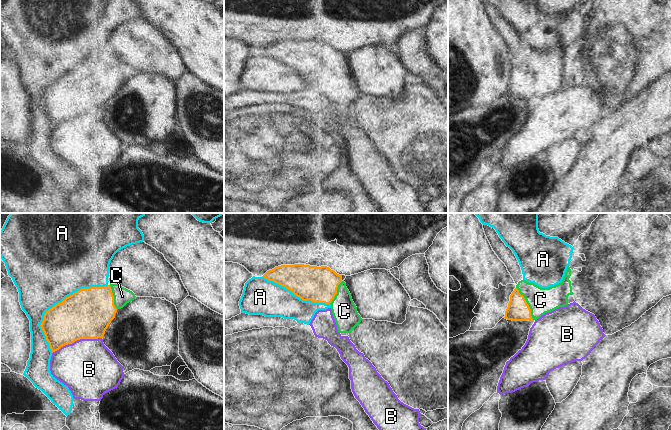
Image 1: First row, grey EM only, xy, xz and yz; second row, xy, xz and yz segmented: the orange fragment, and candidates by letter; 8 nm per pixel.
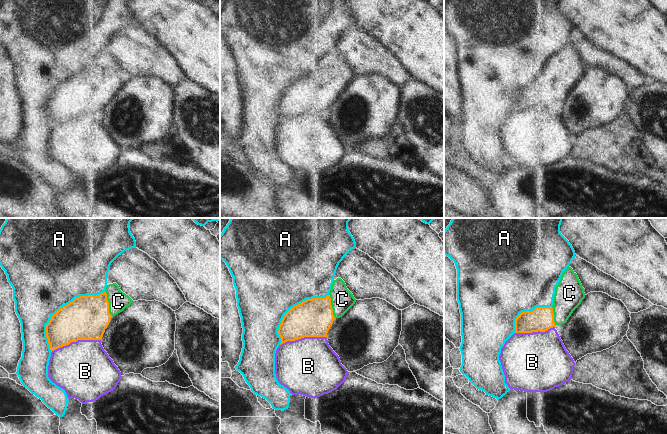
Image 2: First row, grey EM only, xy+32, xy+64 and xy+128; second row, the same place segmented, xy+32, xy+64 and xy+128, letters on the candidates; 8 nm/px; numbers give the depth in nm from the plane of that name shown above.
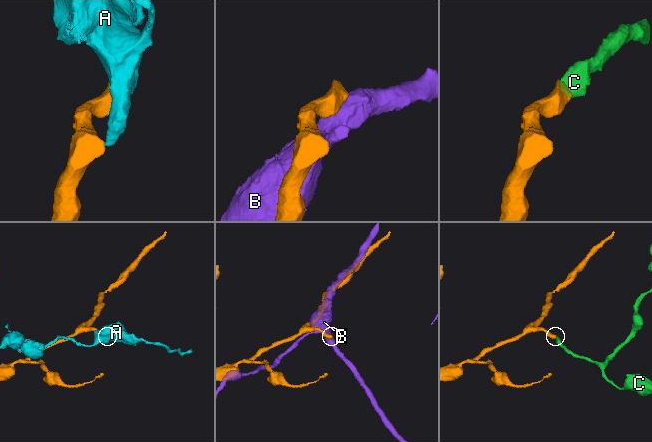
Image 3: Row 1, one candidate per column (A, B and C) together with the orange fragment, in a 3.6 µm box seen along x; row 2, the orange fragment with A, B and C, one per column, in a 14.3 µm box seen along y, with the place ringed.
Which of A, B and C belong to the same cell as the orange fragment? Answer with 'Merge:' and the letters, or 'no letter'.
Merge: C

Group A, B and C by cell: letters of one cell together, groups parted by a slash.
A / B / C

